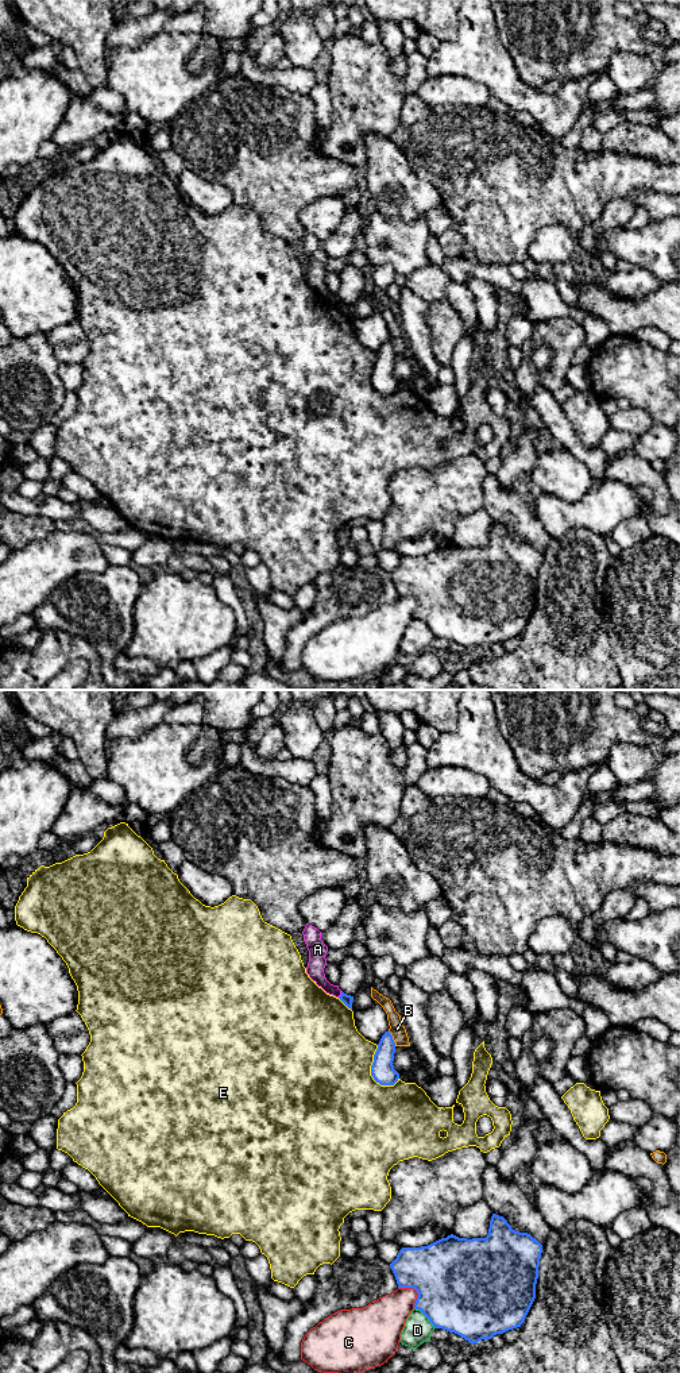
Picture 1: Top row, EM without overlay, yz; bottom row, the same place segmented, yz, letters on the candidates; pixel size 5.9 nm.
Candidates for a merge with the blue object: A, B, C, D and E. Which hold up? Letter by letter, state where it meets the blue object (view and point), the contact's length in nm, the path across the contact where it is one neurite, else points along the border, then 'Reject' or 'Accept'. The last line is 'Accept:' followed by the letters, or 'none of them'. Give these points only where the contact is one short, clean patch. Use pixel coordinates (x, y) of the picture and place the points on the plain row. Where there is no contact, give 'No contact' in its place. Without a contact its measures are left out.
A: Touches blue at yz (340, 304). Shared border 50 nm. Boundary: yz (342, 300), (339, 307). Reject
B: Touches blue at yz (391, 347). Shared border 100 nm. Reject
C: Touches blue at yz (416, 598). Shared border 160 nm. Reject
D: Touches blue at yz (425, 624). Shared border 180 nm. Reject
E: Touches blue at yz (371, 381). Shared border 260 nm. Reject
Accept: none of them

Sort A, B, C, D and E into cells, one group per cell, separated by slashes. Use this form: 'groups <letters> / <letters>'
groups A / B / C / D / E

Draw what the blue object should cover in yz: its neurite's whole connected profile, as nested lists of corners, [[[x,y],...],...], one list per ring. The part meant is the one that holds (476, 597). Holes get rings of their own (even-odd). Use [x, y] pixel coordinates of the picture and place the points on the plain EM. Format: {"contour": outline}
{"contour": [[[492,522],[486,547],[459,547],[453,543],[428,555],[402,556],[390,572],[398,597],[413,597],[418,605],[414,617],[420,618],[433,633],[478,652],[497,643],[521,636],[534,608],[542,554],[528,541],[511,537],[503,525]]]}

